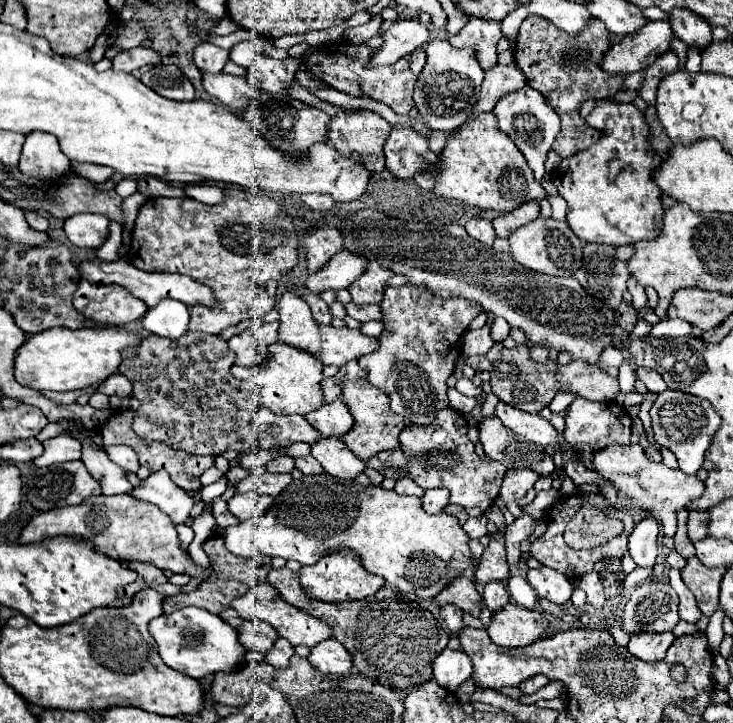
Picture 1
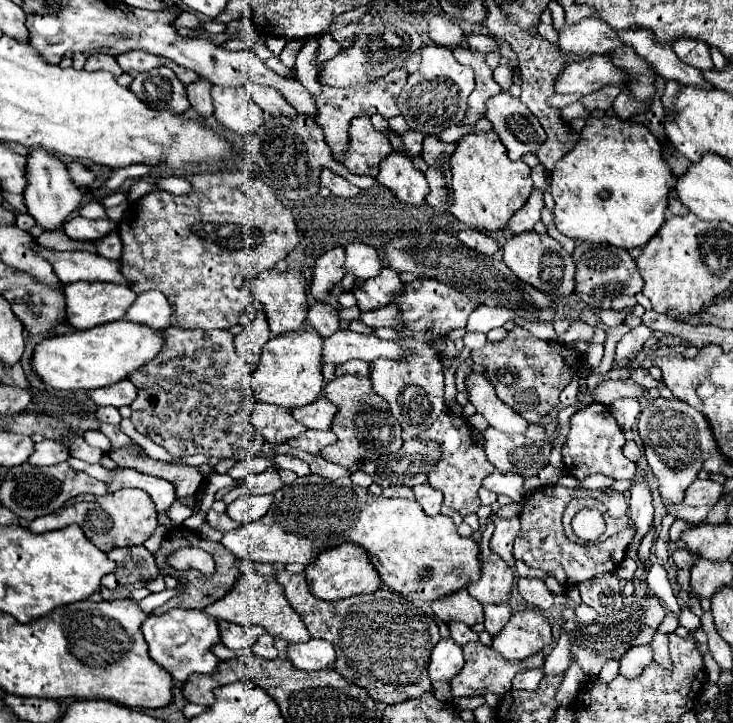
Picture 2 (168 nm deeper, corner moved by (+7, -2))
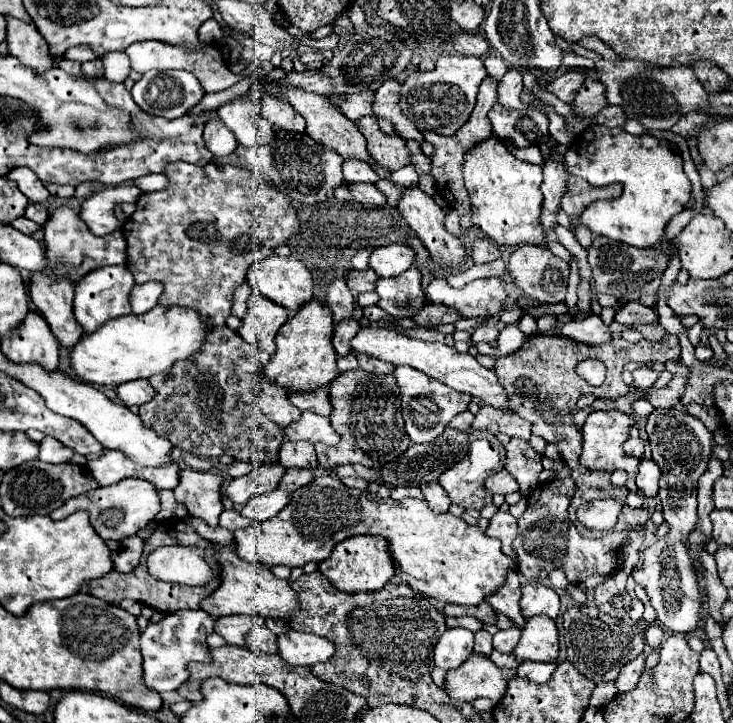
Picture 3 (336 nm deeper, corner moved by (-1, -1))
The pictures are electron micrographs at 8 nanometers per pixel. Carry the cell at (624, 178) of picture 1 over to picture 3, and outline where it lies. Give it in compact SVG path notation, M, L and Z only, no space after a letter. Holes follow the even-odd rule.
M613 130L611 136L587 134L585 144L569 146L565 152L565 168L573 176L585 178L591 186L603 188L621 184L623 192L615 200L593 202L581 214L591 232L621 240L635 248L651 248L663 242L667 222L687 208L691 198L691 182L683 172L683 158L677 148L653 136L633 136L625 130Z

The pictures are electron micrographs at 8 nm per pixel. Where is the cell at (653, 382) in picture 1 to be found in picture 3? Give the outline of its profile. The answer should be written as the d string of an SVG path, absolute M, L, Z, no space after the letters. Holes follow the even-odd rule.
M637 368L637 370L633 370L633 378L635 378L633 384L637 388L651 388L655 384L655 380L659 378L659 372L651 370L651 368Z

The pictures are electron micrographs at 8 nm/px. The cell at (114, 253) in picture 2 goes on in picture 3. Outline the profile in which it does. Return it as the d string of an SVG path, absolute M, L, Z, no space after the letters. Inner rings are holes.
M63 206L57 208L51 218L43 226L45 232L45 252L49 258L49 270L47 274L51 278L67 278L69 282L79 282L85 274L91 270L97 270L101 266L109 264L125 264L127 262L127 242L121 230L115 230L113 234L105 238L99 238L89 232L89 228L81 222L77 212Z

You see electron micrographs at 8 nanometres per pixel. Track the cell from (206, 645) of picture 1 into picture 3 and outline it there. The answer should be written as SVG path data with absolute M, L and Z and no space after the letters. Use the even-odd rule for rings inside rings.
M179 610L167 614L157 624L149 624L141 634L141 654L143 654L143 684L159 694L167 690L177 690L189 676L187 664L190 662L210 662L209 646L205 646L207 634L213 632L213 618L203 610Z

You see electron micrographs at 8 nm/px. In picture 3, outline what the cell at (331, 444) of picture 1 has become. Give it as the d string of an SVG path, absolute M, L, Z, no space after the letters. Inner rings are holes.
M301 412L301 418L297 422L291 422L289 426L283 428L285 436L291 442L299 442L299 440L309 440L309 442L325 442L329 446L335 446L339 442L339 434L331 428L329 418L319 416L319 414L311 414Z

